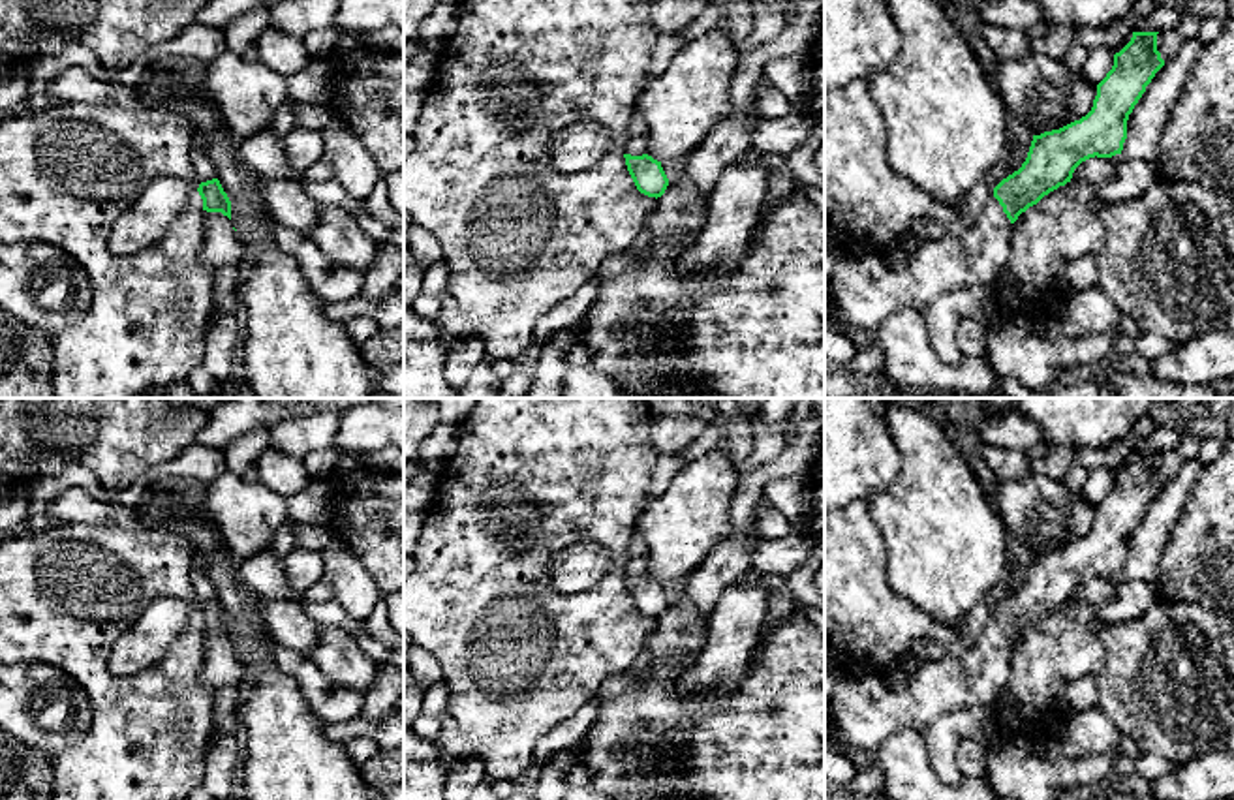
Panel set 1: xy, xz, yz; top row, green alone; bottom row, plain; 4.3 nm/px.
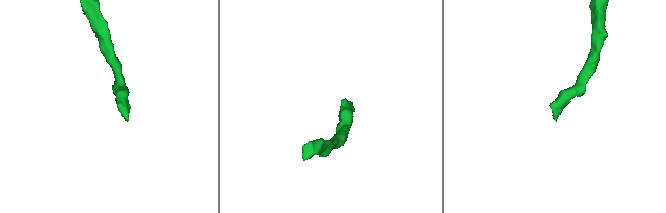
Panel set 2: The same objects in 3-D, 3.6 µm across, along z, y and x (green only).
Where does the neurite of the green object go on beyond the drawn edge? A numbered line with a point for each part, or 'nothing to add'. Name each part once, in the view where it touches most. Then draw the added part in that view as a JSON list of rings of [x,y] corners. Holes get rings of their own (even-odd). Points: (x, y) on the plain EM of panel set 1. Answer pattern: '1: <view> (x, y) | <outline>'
1: yz (864, 710) | [[[992,616],[962,657],[947,654],[937,661],[920,661],[903,689],[892,689],[883,676],[840,674],[832,699],[825,706],[825,746],[868,759],[885,738],[907,725],[924,727],[950,712],[988,708],[1009,685],[1010,659],[1012,644]]]

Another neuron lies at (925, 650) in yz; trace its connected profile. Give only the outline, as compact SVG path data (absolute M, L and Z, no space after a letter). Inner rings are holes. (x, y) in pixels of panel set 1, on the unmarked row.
M930 638L915 640L911 654L920 661L937 661L949 654L949 648Z

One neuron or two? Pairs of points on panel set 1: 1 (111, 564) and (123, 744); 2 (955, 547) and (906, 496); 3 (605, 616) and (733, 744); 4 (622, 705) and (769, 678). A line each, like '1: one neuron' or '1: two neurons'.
1: one neuron
2: one neuron
3: two neurons
4: one neuron

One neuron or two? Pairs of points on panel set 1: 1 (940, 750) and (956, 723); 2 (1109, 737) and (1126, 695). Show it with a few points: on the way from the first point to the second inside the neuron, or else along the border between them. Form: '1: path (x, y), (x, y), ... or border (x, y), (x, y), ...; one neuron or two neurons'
1: path (941, 744), (941, 738), (951, 729); one neuron
2: border (1097, 707), (1122, 737); two neurons

